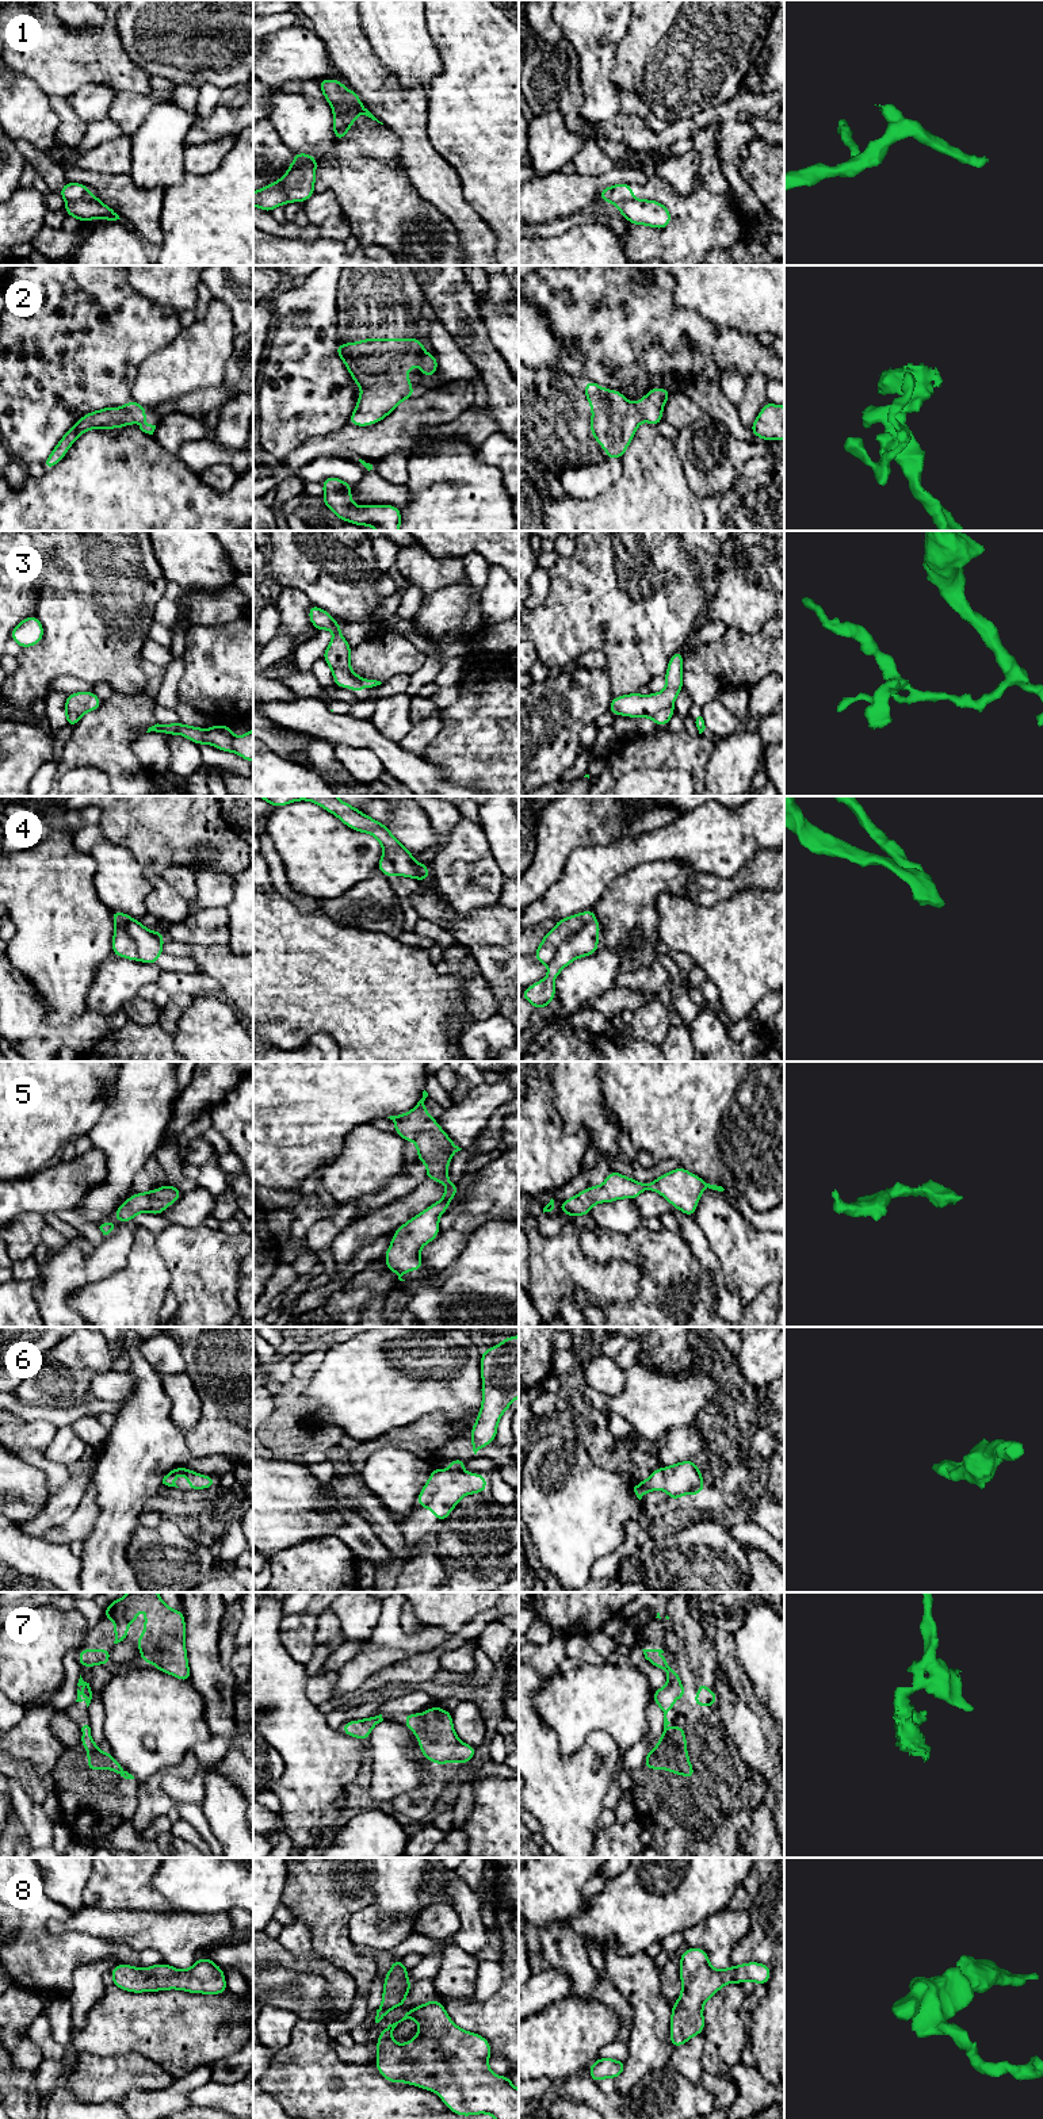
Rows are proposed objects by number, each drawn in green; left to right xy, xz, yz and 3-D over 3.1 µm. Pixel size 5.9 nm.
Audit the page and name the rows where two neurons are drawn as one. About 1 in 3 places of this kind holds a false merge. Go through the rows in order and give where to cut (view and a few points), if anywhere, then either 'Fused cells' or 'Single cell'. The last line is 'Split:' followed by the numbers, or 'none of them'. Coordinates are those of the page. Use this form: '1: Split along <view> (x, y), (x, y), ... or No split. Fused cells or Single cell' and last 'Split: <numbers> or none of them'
1: Split along xy (96, 198), (67, 202). Fused cells
2: No split. Single cell
3: Split along xz (332, 669), (343, 669), (355, 679), (360, 679). Fused cells
4: Split along yz (595, 920), (569, 937), (547, 964). Fused cells
5: No split. Single cell
6: No split. Single cell
7: No split. Single cell
8: No split. Single cell
Split: 1, 3, 4

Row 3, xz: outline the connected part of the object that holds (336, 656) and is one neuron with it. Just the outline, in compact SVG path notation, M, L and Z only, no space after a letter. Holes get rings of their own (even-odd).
M313 604L309 607L309 619L317 631L333 631L333 638L322 654L322 658L329 665L331 670L340 669L349 673L355 680L360 680L360 677L351 670L349 653L352 647L340 634L343 623L335 623L333 616L329 612Z

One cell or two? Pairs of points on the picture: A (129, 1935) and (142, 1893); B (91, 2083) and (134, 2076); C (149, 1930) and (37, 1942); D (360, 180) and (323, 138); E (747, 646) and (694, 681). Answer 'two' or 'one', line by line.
A: two
B: one
C: two
D: two
E: one

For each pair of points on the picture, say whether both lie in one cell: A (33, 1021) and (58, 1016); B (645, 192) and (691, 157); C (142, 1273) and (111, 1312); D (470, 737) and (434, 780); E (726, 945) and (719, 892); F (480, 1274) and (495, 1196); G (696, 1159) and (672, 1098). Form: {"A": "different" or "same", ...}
{"A": "different", "B": "different", "C": "same", "D": "different", "E": "different", "F": "different", "G": "same"}

